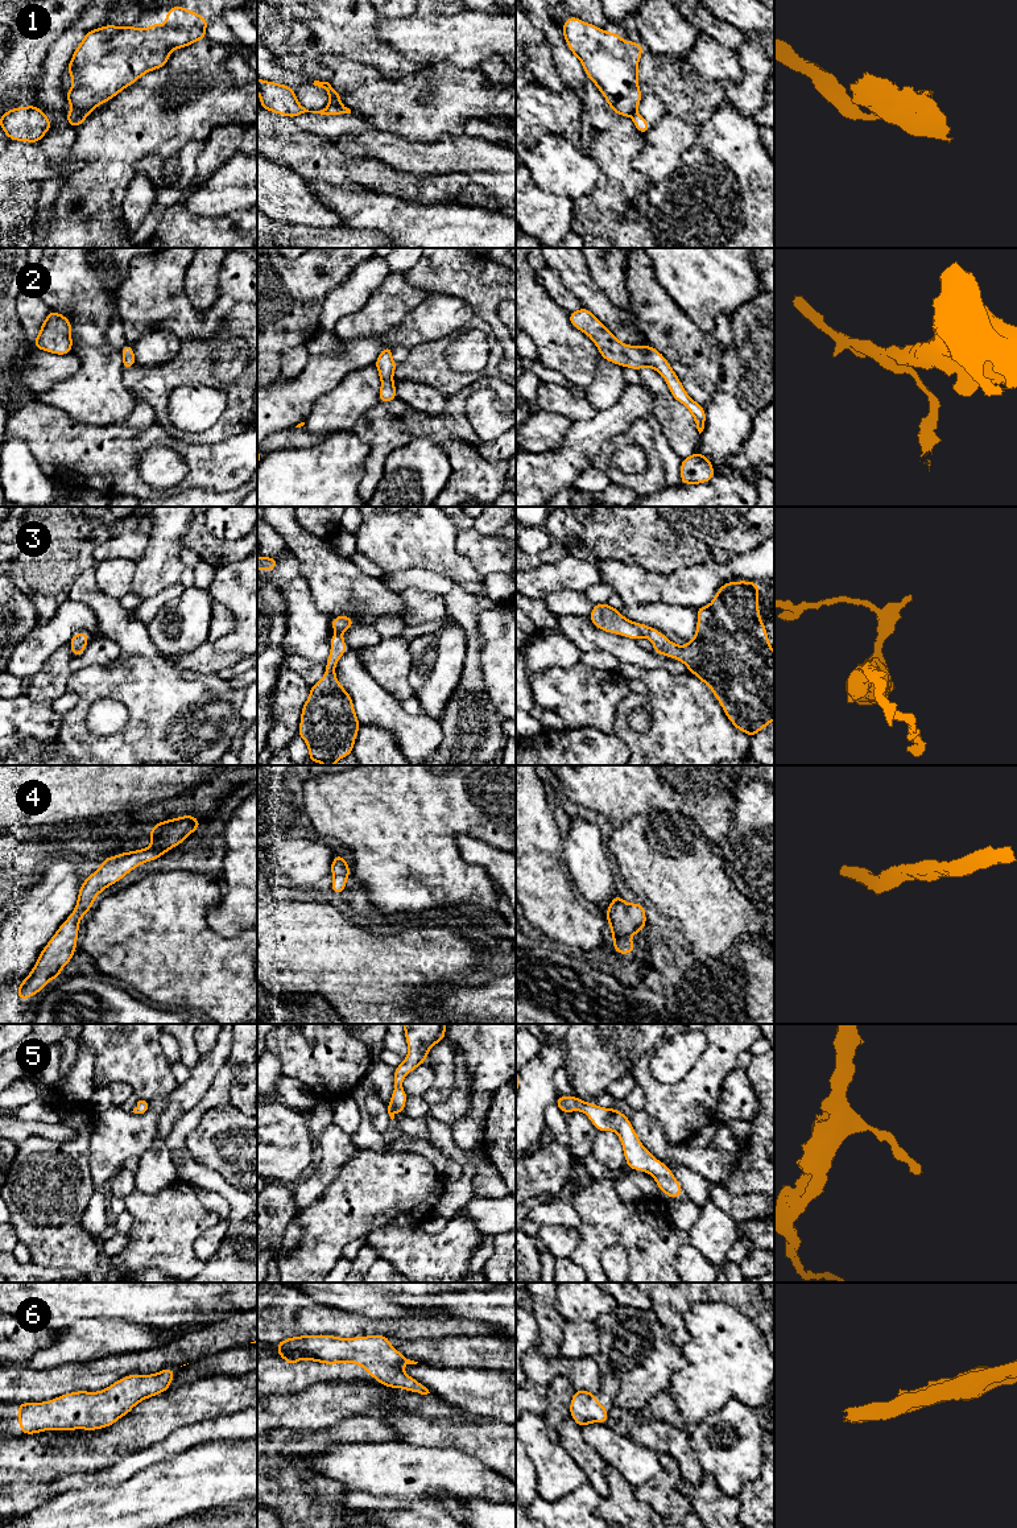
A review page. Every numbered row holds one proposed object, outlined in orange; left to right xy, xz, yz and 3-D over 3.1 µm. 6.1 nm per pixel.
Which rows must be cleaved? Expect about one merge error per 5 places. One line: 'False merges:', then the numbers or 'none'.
False merges: 1

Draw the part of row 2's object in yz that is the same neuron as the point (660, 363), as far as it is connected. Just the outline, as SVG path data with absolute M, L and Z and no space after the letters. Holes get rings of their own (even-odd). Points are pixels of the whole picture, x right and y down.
M587 307L571 311L569 319L575 329L591 338L603 359L636 371L642 367L652 367L662 375L671 396L690 410L699 434L703 431L706 424L703 405L686 393L665 356L652 344L640 347L621 343Z

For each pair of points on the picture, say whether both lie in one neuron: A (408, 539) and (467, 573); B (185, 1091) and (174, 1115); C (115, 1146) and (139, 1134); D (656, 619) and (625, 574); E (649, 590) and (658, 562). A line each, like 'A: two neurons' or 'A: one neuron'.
A: one neuron
B: one neuron
C: one neuron
D: two neurons
E: two neurons

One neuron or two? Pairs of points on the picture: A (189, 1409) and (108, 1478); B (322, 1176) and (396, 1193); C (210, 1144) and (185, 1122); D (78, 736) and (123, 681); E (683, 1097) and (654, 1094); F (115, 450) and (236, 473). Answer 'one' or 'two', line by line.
A: two
B: two
C: two
D: one
E: one
F: one

